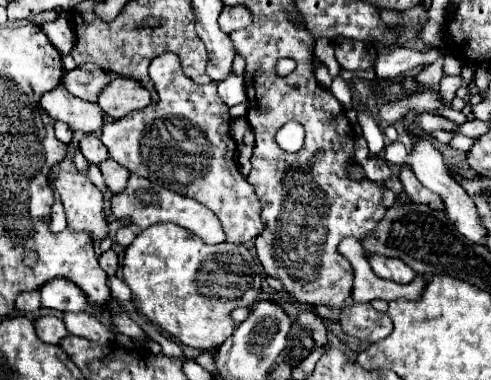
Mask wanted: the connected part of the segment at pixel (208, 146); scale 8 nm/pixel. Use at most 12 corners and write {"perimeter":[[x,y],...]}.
{"perimeter":[[172,52],[160,100],[102,128],[110,158],[210,208],[228,242],[262,232],[216,84]]}

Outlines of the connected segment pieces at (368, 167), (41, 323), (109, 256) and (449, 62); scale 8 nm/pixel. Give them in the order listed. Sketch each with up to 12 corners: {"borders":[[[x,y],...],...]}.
{"borders":[[[382,158],[362,162],[366,176],[374,182],[390,180],[392,172]],[[56,316],[34,322],[36,334],[46,344],[58,344],[68,330]],[[112,248],[100,256],[108,276],[116,274],[118,256]],[[448,54],[444,58],[444,74],[460,76],[462,62]]]}

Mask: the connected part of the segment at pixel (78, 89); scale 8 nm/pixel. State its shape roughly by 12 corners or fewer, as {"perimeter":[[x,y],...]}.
{"perimeter":[[94,64],[66,72],[62,82],[74,96],[96,102],[110,76]]}

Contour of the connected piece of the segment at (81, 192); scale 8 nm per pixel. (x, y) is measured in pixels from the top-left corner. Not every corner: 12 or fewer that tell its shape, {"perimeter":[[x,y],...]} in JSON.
{"perimeter":[[60,172],[70,230],[108,234],[102,192],[86,176]]}

